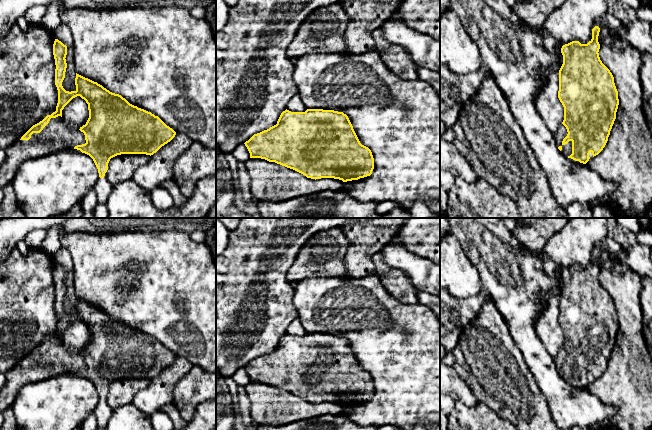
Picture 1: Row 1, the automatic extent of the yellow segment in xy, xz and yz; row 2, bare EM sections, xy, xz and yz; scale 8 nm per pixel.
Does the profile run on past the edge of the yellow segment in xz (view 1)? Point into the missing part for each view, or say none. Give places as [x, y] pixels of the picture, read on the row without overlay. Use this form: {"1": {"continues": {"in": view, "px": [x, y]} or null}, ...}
{"1": {"continues": null}}

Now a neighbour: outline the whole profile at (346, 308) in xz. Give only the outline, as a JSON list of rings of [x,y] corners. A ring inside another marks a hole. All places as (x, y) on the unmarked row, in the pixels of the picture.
[[[375,274],[363,278],[349,277],[313,277],[303,279],[294,284],[294,296],[292,302],[298,312],[303,328],[307,333],[334,334],[346,338],[353,350],[353,353],[360,367],[368,371],[374,382],[374,393],[370,400],[344,406],[343,414],[351,421],[362,426],[393,425],[401,430],[413,430],[420,422],[428,430],[432,426],[440,425],[440,319],[434,312],[420,303],[405,304],[392,297],[381,283],[380,278]]]

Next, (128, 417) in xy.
[[[134,404],[123,405],[113,410],[106,430],[154,430],[150,416]]]

